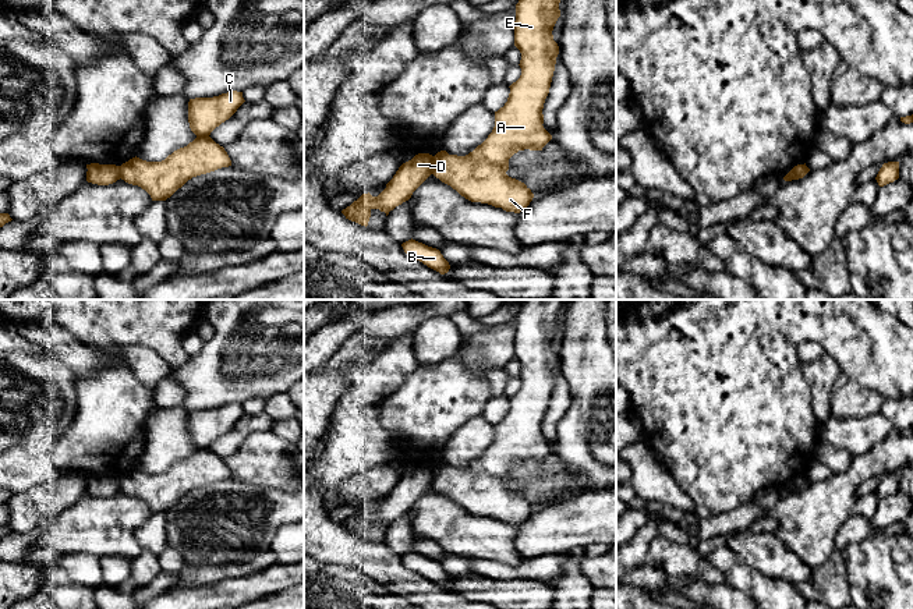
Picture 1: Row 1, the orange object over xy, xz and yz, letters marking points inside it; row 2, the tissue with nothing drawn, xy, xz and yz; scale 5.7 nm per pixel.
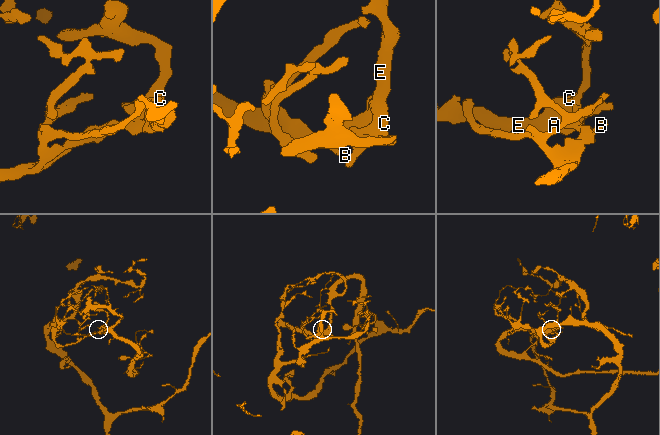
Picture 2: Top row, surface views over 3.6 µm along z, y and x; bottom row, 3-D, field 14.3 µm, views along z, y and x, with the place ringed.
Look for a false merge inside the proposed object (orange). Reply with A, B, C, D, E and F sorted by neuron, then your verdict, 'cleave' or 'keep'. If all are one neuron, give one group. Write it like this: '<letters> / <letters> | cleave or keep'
A C E F / B D | cleave

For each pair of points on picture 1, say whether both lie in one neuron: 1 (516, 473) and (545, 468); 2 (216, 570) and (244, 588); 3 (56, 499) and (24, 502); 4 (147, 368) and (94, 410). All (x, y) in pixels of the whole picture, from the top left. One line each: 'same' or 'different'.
1: same
2: different
3: same
4: different

